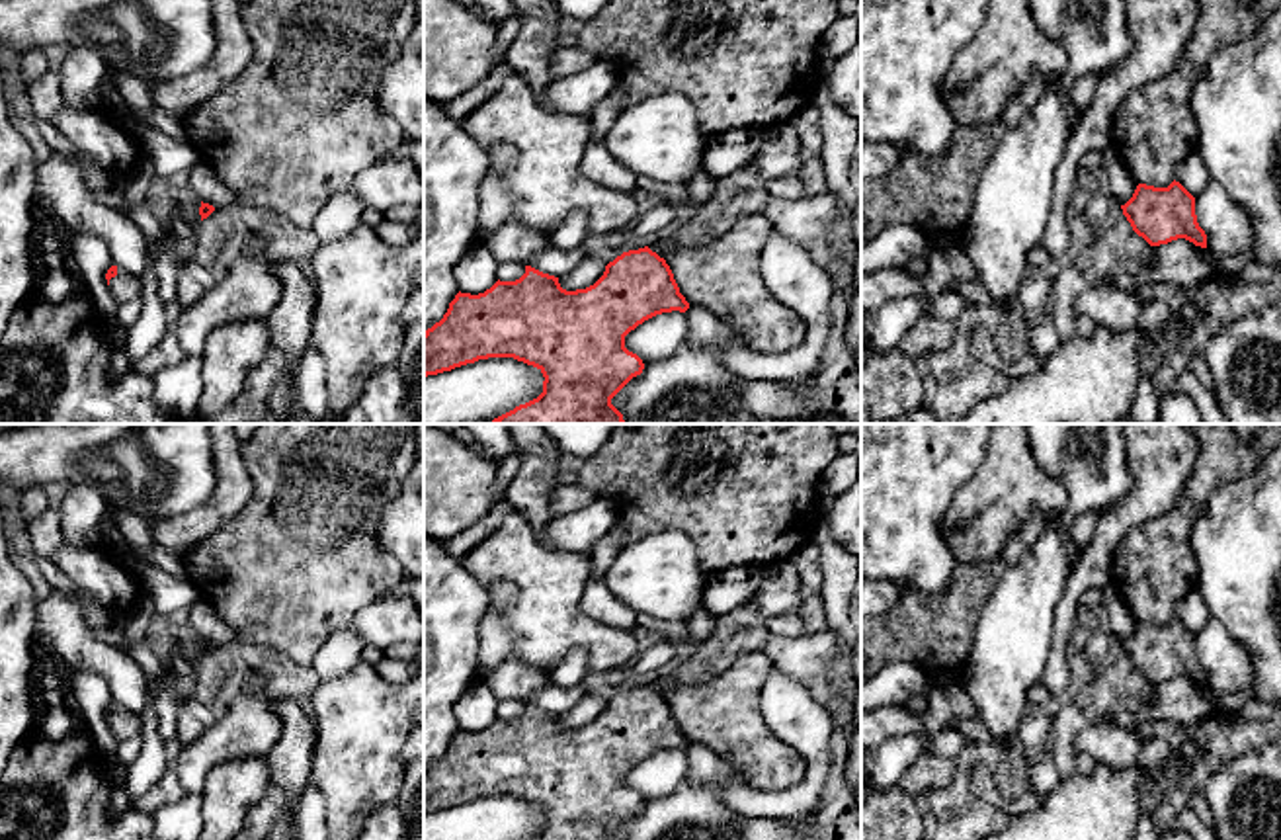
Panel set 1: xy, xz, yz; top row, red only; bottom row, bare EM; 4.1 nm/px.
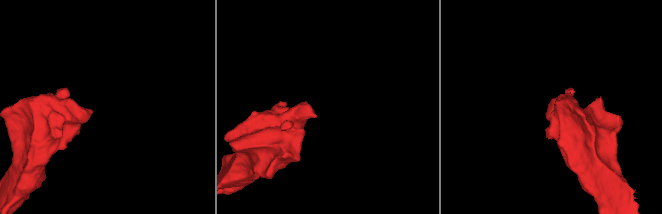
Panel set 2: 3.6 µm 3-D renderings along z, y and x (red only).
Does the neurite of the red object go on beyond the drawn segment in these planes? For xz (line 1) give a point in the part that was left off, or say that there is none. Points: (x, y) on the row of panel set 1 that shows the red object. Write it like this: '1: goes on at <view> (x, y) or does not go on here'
1: does not go on here

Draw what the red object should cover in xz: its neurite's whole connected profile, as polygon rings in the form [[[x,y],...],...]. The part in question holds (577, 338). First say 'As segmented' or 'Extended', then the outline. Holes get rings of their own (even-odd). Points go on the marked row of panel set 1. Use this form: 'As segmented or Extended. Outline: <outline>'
As segmented. Outline: [[[648,246],[623,252],[594,285],[576,291],[566,291],[558,277],[525,266],[516,281],[498,279],[484,293],[455,295],[443,318],[424,332],[424,377],[478,359],[514,357],[543,373],[543,393],[492,422],[625,424],[611,399],[644,369],[642,359],[625,348],[625,336],[656,315],[687,309],[670,266]]]

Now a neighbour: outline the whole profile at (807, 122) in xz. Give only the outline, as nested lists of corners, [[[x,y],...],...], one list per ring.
[[[806,104],[789,121],[801,143],[801,174],[806,195],[814,197],[828,191],[826,172],[822,162],[822,131],[820,131],[820,111],[816,105]]]

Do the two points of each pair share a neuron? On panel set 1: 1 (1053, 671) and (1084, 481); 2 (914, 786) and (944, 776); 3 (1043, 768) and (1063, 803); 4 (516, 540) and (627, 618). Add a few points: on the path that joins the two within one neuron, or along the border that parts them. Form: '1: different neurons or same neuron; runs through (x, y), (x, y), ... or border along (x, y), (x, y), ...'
1: different neurons; border along (1131, 479), (1131, 487), (1100, 514)
2: same neuron; runs through (922, 778), (936, 776)
3: different neurons; border along (1061, 780), (1045, 796)
4: different neurons; border along (590, 577), (580, 608), (610, 628)

